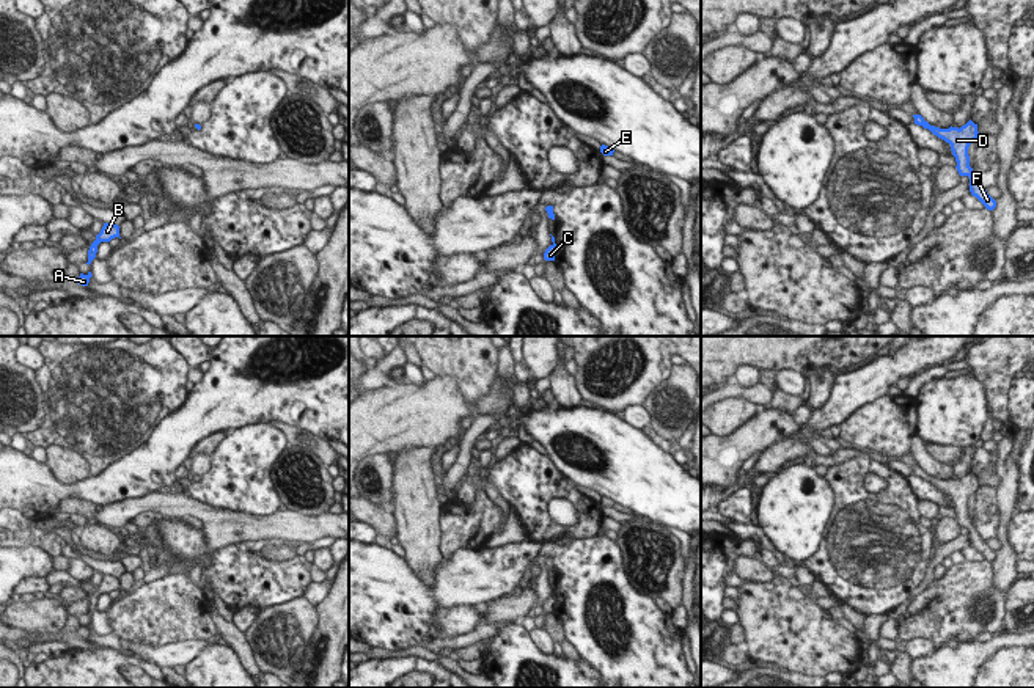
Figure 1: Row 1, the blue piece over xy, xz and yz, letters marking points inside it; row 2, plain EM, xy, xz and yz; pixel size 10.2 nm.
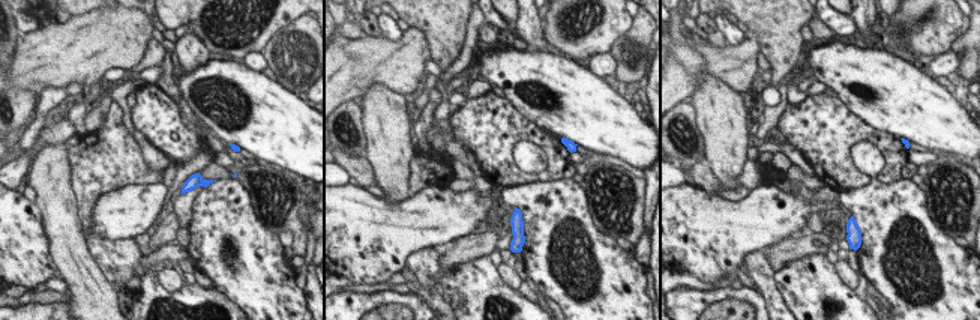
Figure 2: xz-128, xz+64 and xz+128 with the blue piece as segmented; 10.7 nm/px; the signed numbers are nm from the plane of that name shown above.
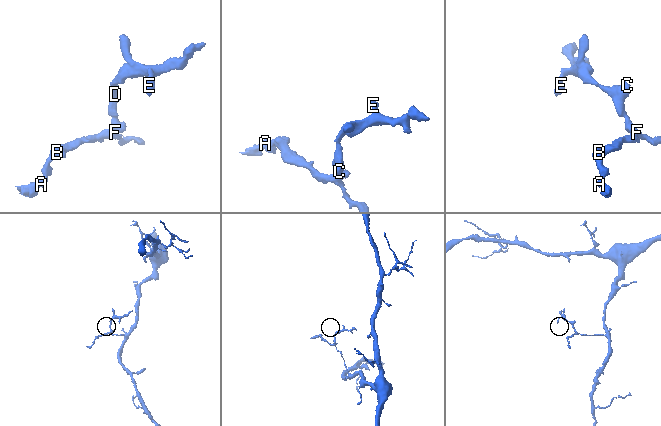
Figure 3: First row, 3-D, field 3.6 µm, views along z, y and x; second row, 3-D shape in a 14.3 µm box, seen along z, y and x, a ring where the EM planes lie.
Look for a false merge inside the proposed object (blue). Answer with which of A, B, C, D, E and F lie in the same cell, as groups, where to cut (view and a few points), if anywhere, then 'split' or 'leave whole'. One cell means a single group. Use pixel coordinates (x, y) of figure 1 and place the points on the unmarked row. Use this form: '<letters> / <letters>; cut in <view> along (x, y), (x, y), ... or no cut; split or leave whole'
A B C D E F; no cut; leave whole

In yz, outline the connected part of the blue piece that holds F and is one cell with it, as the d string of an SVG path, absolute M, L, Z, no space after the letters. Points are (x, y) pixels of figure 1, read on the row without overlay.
M913 467L913 470L915 476L929 481L933 487L951 496L952 507L957 514L955 520L959 526L970 529L971 547L976 548L985 558L985 561L993 562L996 559L996 553L987 545L987 542L982 540L981 534L977 532L977 528L973 525L973 520L970 518L968 500L971 495L976 493L979 487L977 476L974 476L970 471L960 481L952 478L949 481L940 481L930 478L921 467Z

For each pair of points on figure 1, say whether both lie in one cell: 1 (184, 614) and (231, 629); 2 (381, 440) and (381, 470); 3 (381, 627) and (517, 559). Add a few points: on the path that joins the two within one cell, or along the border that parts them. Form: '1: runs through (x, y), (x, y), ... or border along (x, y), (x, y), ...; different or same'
1: border along (211, 610), (219, 632); different
2: border along (385, 453), (365, 459); different
3: runs through (415, 603), (440, 597), (459, 581), (483, 575); same

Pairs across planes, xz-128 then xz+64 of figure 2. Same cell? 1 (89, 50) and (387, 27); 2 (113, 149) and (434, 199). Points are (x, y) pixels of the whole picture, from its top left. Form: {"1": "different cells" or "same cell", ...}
{"1": "different cells", "2": "different cells"}

